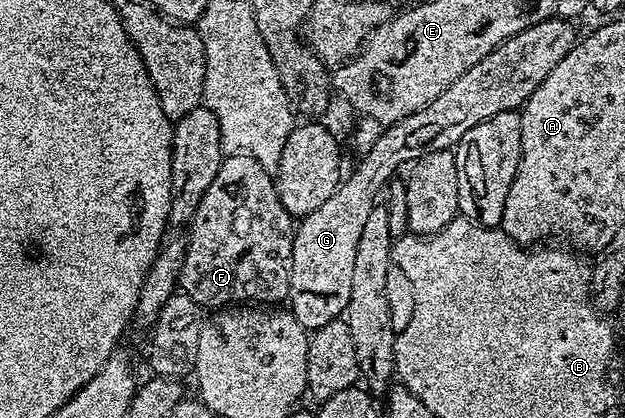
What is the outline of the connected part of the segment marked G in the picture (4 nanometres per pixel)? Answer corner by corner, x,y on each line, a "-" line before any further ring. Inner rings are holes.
551,18
544,22
536,22
536,26
528,26
528,30
520,30
520,34
508,38
500,47
493,48
488,55
480,58
480,62
476,62
472,70
460,74
460,78
456,78
456,82
452,82
452,86
448,86
448,90
444,90
440,98
428,102
428,106
424,106
416,114
383,127
375,135
372,143
363,151
367,152
363,154
362,161
351,172
349,169
348,175
339,183
332,198
328,198
328,202
312,210
312,214
301,217
300,223
295,227
290,263
288,311
295,316
296,322
302,324
307,330
313,330
339,319
345,313
348,298
352,294
356,242
360,242
360,234
364,231
368,214
372,214
384,189
391,180
395,179
397,172
394,171
402,167
405,169
413,165
414,161
433,152
449,152
457,148
460,138
464,138
464,134
468,134
472,126
480,126
480,122
488,122
492,114
521,109
528,97
536,90
536,86
540,86
540,82
548,78
552,66
556,66
556,62
560,62
564,54
573,50
576,43
574,28
575,25
571,21

